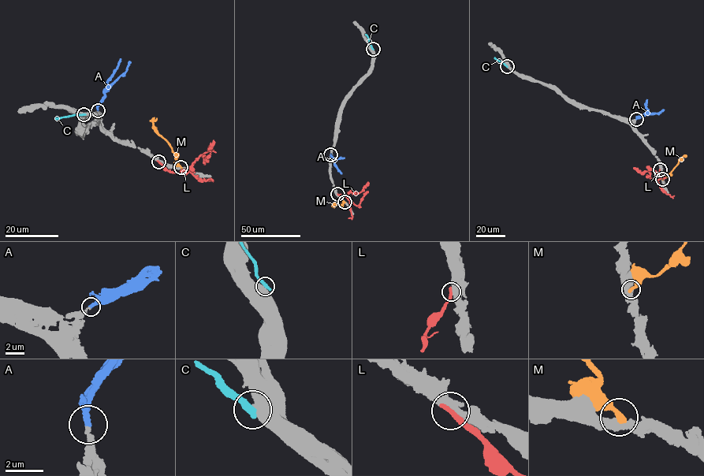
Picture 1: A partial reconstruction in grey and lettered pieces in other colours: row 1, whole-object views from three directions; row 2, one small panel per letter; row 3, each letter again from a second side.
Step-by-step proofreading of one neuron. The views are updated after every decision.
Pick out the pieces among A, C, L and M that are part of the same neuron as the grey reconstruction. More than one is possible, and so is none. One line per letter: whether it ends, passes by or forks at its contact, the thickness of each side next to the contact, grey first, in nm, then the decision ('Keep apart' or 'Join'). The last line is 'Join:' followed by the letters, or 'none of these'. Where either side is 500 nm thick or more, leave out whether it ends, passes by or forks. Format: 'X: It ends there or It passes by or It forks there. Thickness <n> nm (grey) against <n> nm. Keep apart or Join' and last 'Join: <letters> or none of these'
A: It ends there. Thickness 240 nm (grey) against 320 nm. Join
C: Thickness 700 nm (grey) against 400 nm. Keep apart
L: It ends there. Thickness 480 nm (grey) against 320 nm. Keep apart
M: It ends there. Thickness 320 nm (grey) against 360 nm. Keep apart
Join: A

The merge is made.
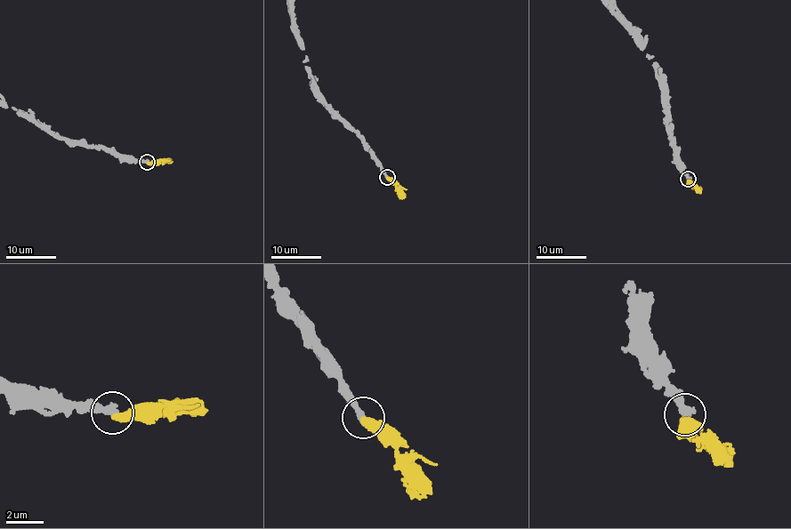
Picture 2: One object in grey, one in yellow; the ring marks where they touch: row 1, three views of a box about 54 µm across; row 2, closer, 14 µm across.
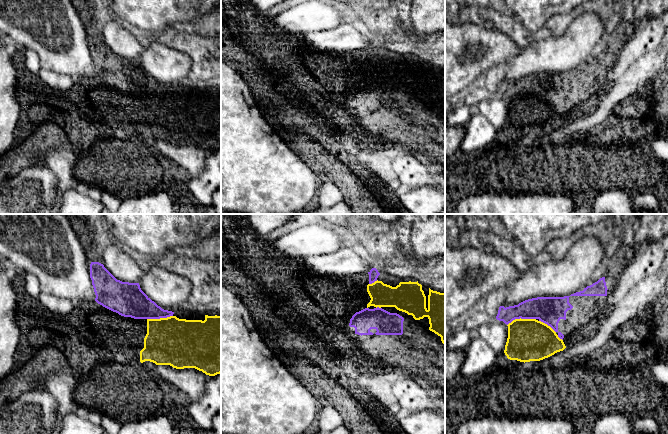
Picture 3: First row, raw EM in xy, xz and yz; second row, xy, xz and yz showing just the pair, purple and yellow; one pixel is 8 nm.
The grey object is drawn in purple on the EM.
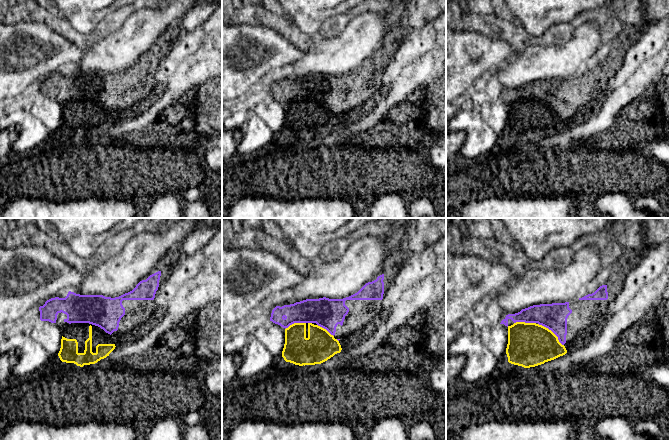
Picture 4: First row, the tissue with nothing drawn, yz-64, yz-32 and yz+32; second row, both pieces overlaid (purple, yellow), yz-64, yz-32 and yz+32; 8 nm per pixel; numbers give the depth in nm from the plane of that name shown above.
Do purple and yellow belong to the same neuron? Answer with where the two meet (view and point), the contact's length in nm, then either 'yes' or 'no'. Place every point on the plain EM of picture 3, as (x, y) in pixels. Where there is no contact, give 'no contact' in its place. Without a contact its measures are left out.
yz (521, 94) | 240 nm | yes

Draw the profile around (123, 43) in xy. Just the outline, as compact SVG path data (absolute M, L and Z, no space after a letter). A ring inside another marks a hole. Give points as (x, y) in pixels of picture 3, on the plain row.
M109 17L103 29L104 43L122 58L139 59L145 47L130 33L122 23Z

